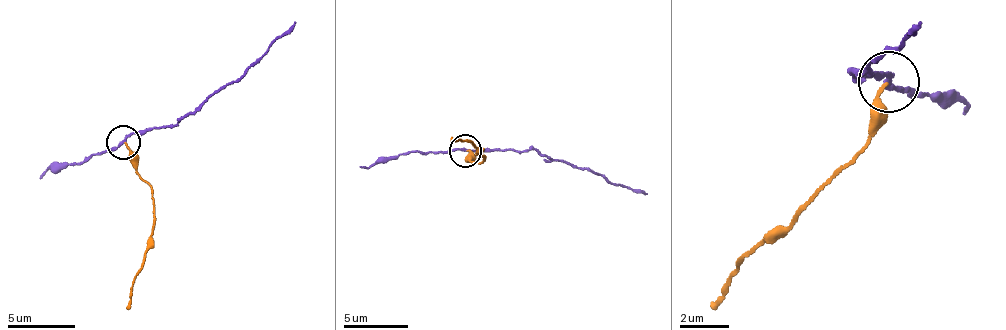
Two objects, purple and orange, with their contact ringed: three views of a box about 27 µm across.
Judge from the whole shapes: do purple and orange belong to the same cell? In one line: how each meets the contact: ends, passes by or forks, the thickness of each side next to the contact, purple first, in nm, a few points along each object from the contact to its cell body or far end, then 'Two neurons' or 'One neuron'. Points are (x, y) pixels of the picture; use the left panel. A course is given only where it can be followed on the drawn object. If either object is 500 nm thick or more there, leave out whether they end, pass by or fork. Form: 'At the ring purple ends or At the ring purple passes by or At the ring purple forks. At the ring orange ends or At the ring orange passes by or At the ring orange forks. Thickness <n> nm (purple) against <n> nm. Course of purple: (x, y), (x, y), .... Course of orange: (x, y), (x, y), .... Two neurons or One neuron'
At the ring purple passes by. At the ring orange ends. Thickness 160 nm (purple) against 150 nm. Course of purple: (122, 142), (183, 119), (297, 21). Course of orange: (125, 143), (152, 197), (154, 217), (126, 309). Two neurons

